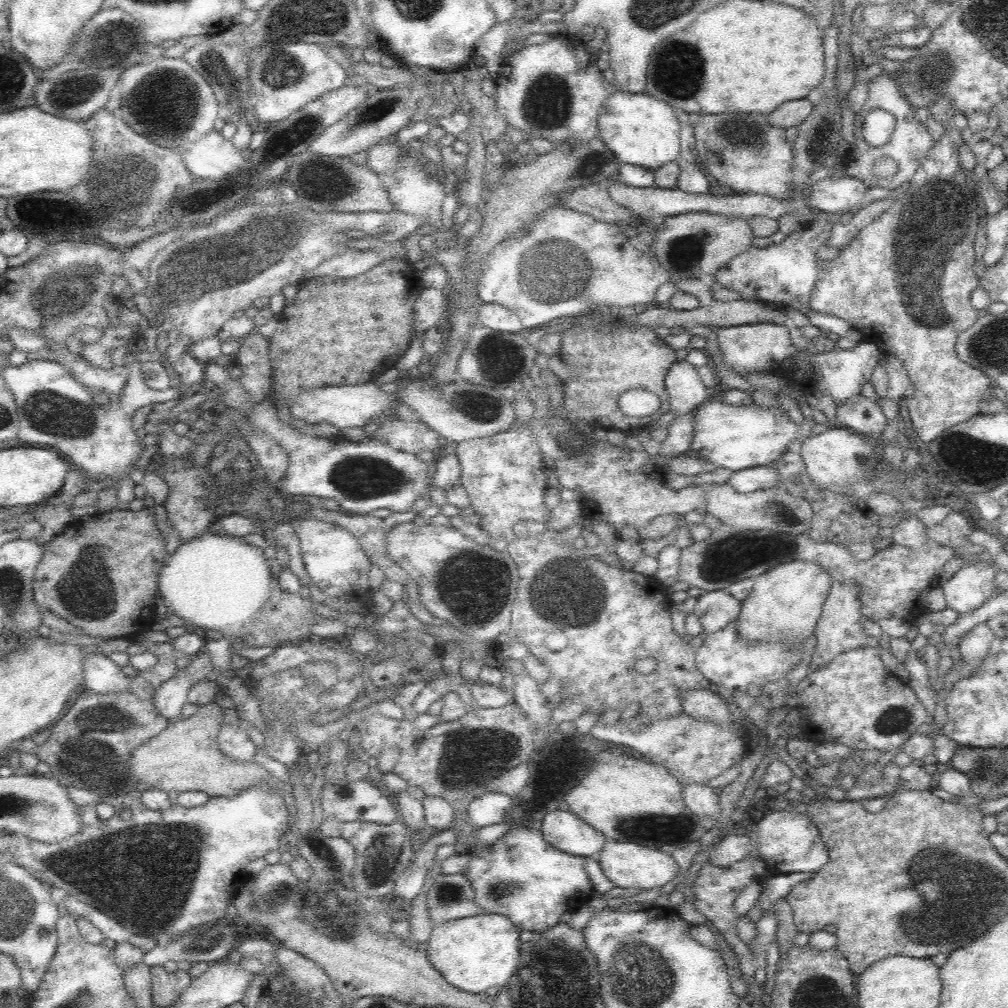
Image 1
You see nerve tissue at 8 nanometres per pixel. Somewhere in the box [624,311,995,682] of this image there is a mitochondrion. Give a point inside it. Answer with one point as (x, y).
(734, 555)

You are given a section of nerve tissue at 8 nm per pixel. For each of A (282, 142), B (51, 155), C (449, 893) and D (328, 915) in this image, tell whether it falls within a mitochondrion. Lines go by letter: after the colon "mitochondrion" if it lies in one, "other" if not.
A: mitochondrion
B: other
C: mitochondrion
D: mitochondrion

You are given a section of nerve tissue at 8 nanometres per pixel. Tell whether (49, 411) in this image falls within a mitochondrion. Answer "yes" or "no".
yes

